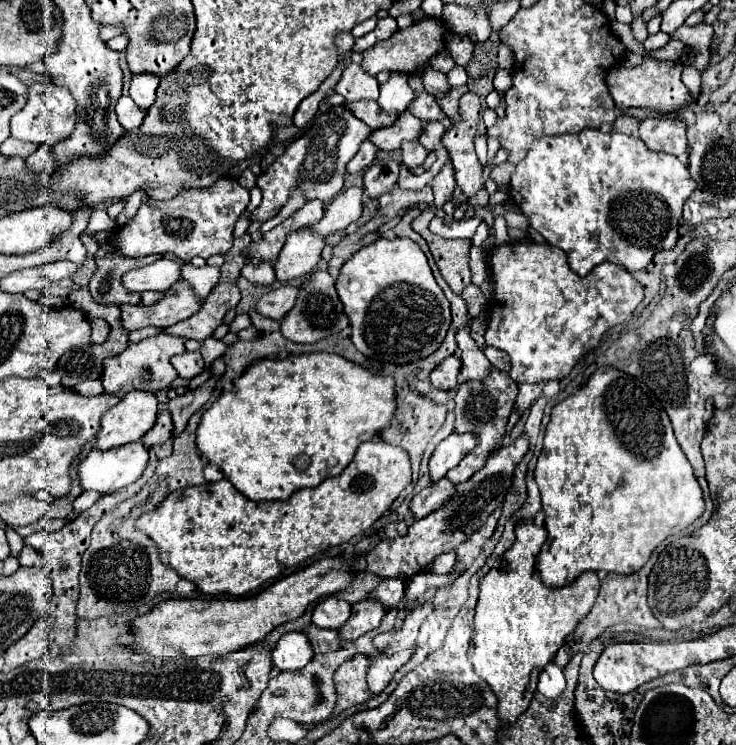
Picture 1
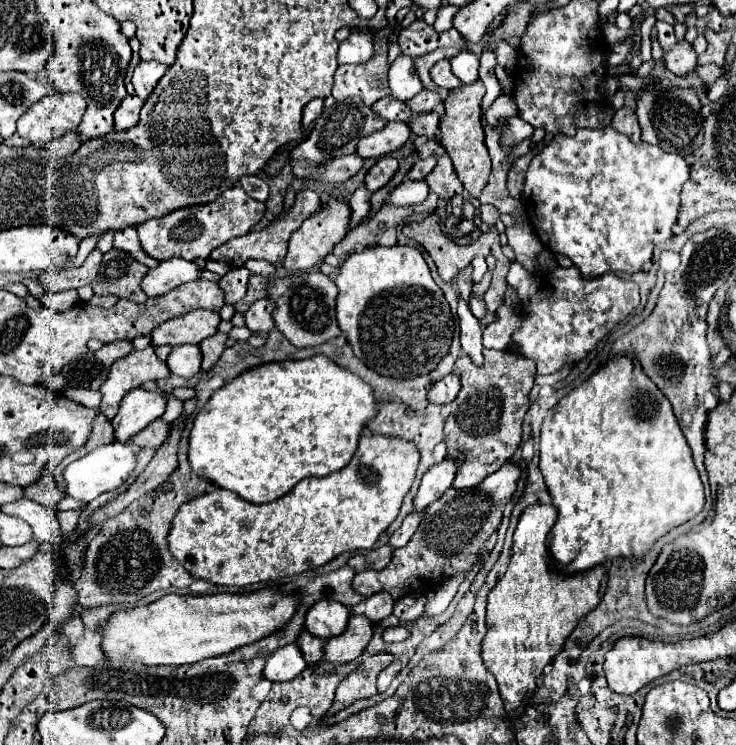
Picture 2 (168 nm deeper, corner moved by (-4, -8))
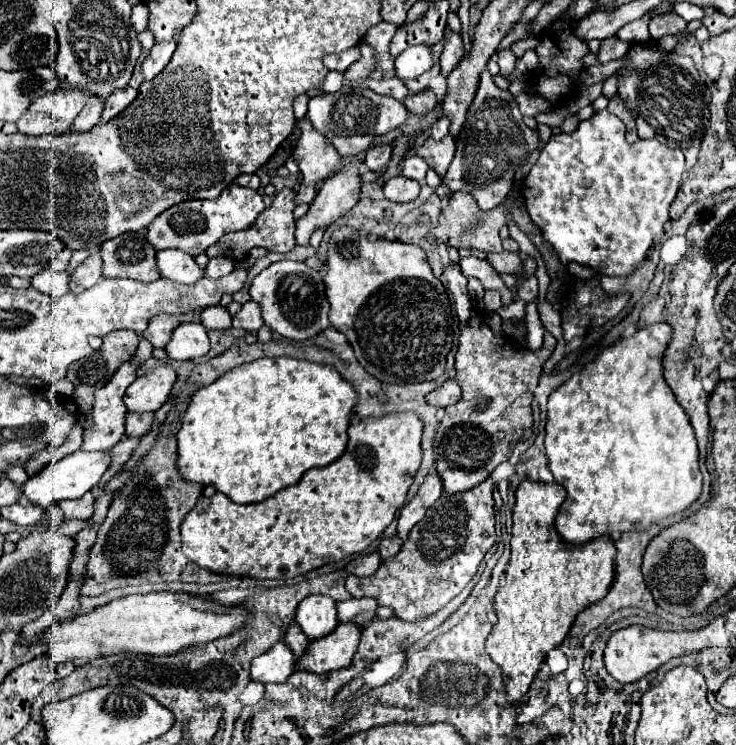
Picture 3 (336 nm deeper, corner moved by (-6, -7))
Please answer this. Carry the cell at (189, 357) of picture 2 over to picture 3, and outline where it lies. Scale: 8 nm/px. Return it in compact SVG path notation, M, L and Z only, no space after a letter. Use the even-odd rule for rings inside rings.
M195 321L175 327L171 341L165 345L165 351L175 361L187 361L207 355L209 351L207 329Z

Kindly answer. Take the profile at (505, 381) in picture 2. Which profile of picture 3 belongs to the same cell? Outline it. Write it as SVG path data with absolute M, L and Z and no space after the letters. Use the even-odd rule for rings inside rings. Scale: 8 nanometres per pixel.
M473 309L471 319L461 327L459 351L455 355L455 381L463 397L445 409L445 417L433 439L435 473L441 477L447 495L463 493L485 481L499 463L509 459L515 443L531 437L533 391L539 383L543 363L551 357L555 345L555 337L545 331L539 351L515 347L515 343L491 331L483 311Z

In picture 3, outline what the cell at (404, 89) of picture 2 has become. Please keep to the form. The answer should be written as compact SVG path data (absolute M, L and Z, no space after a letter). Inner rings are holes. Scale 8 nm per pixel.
M413 45L405 49L397 59L395 59L395 71L397 77L407 81L407 79L417 79L419 75L427 73L435 65L433 51L427 45Z

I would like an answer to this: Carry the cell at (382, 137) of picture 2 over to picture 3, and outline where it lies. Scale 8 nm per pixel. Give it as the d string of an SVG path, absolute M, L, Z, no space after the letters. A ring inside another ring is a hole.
M325 135L327 141L339 151L341 157L355 157L359 153L365 153L373 145L371 135L351 135L351 137L339 137L339 135Z

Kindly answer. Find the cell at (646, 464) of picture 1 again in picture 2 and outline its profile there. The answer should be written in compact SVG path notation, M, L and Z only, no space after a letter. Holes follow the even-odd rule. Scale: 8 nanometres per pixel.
M615 356L551 408L541 426L541 474L559 516L549 552L559 574L579 574L619 558L641 560L653 544L705 506L703 484L669 400L631 356Z

